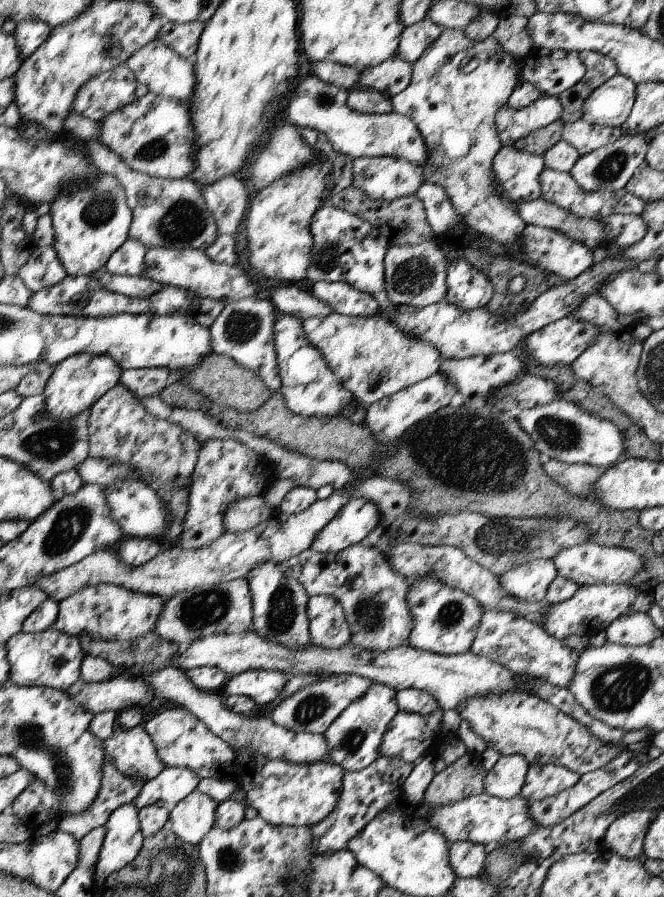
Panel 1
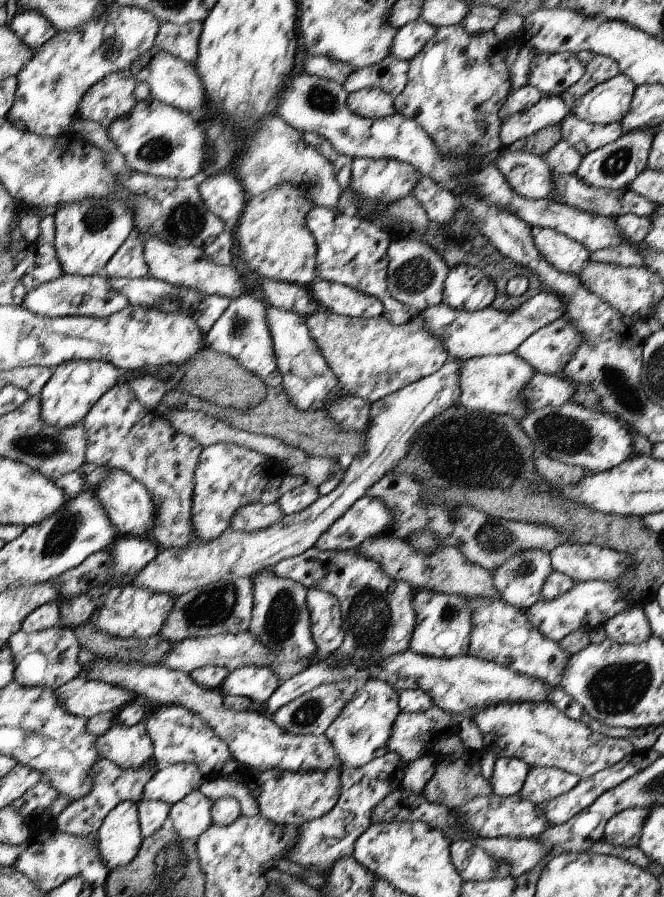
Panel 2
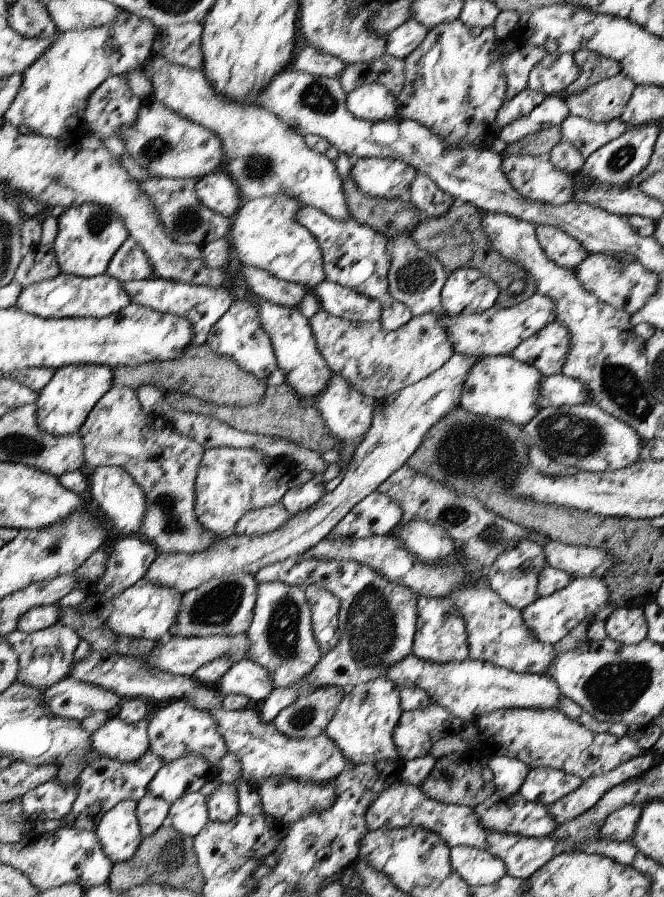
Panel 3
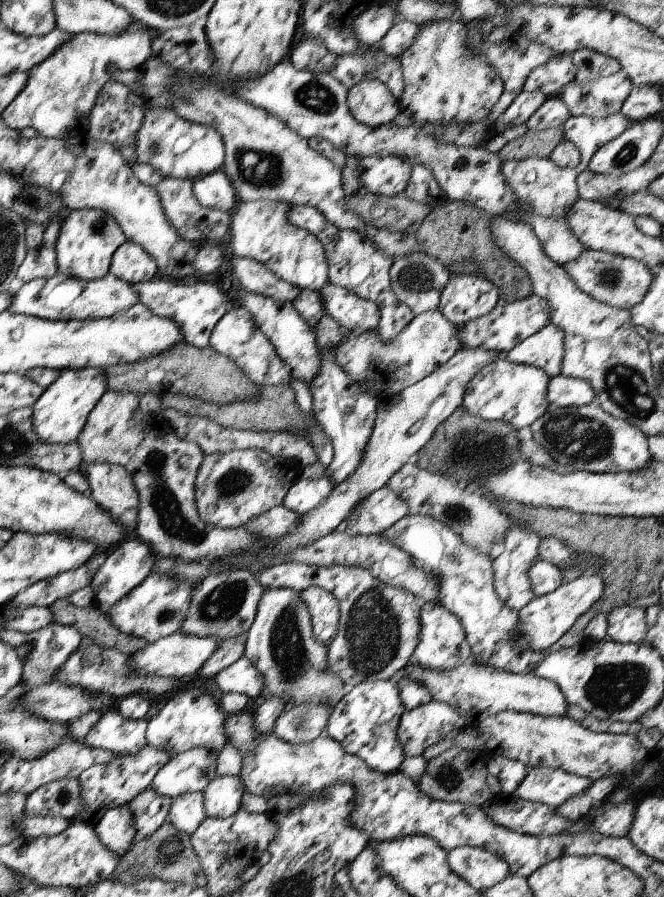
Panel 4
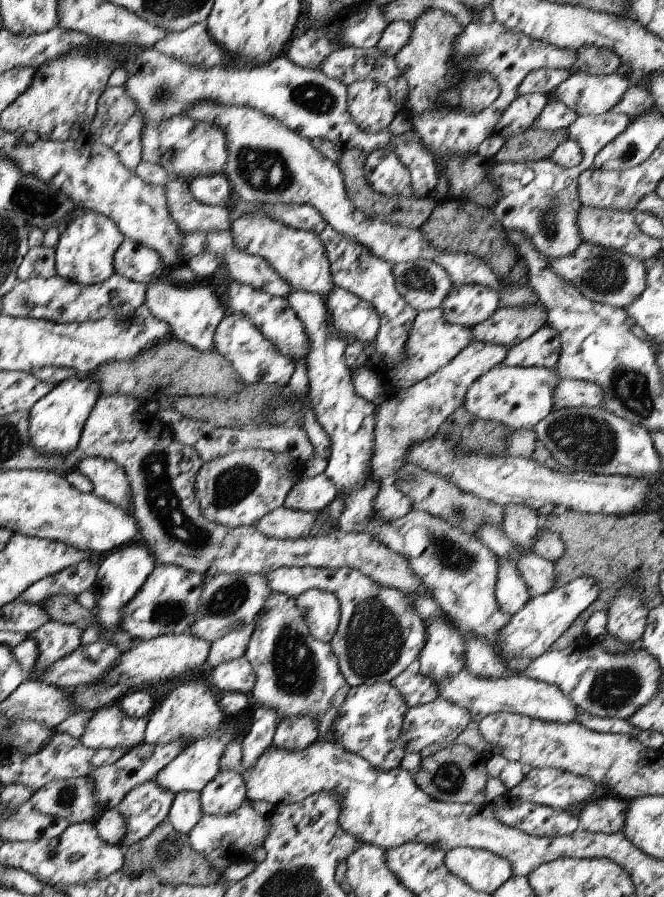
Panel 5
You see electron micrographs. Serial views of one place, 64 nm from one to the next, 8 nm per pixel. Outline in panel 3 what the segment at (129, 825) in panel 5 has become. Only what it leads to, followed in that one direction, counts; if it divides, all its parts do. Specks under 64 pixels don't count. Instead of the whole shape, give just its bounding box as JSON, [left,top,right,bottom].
[135,793,170,838]

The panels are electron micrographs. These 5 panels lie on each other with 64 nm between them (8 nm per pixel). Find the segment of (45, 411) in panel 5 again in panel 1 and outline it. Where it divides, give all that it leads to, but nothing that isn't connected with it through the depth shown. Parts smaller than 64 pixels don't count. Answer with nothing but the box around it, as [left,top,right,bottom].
[42,353,121,420]

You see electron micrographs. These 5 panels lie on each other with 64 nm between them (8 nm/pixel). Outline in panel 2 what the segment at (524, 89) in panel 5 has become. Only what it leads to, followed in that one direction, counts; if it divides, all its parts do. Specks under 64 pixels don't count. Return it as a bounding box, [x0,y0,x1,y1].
[526,52,584,97]

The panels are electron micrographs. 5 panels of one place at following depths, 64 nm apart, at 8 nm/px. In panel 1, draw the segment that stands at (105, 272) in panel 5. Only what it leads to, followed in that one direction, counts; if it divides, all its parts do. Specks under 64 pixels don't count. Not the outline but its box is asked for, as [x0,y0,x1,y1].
[48,172,131,276]

